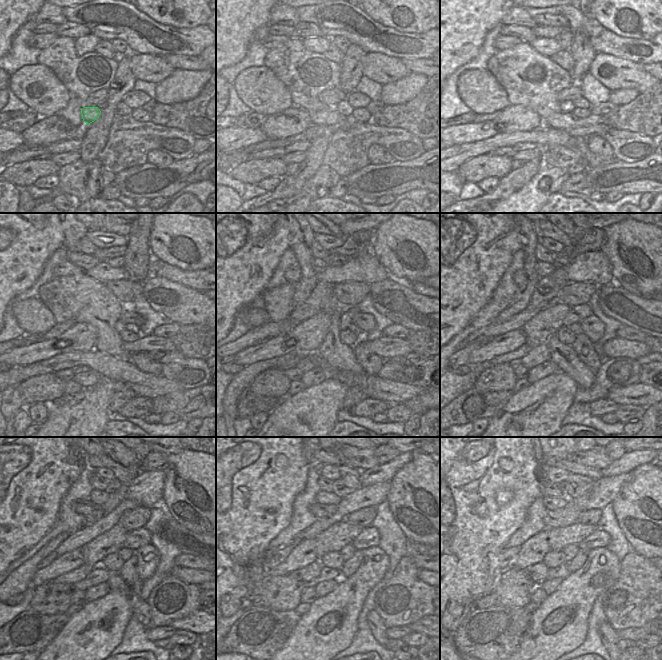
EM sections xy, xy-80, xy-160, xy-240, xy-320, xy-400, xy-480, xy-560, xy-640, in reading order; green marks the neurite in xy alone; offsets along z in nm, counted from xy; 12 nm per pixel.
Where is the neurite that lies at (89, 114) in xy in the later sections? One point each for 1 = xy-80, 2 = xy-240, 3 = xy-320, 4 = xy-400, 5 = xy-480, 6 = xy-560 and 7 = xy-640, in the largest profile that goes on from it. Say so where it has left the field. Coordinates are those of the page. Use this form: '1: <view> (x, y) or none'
1: xy-80 (325, 117)
2: xy-240 (149, 343)
3: xy-320 (387, 348)
4: xy-400 (614, 348)
5: xy-480 (187, 575)
6: xy-560 (419, 572)
7: none

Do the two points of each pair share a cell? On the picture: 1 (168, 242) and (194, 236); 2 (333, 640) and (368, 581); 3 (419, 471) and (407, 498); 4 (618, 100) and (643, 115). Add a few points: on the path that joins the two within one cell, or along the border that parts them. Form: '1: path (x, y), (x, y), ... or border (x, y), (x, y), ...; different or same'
1: path (171, 235), (183, 234), (187, 236); same
2: path (343, 625), (348, 615), (348, 601), (353, 596); same
3: path (410, 480), (401, 481), (402, 489); same
4: border (639, 94), (631, 101), (616, 106); different

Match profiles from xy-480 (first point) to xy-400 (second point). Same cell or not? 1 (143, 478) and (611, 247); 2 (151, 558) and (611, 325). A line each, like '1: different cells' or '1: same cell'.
1: different cells
2: different cells

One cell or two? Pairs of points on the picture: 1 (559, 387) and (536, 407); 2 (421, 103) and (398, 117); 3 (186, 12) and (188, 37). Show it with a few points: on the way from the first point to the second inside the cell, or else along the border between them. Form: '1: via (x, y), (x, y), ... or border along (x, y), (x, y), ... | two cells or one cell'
1: via (553, 393), (542, 404) | one cell
2: via (415, 109), (408, 116), (404, 116) | one cell
3: border along (164, 23), (175, 27), (204, 25) | two cells

